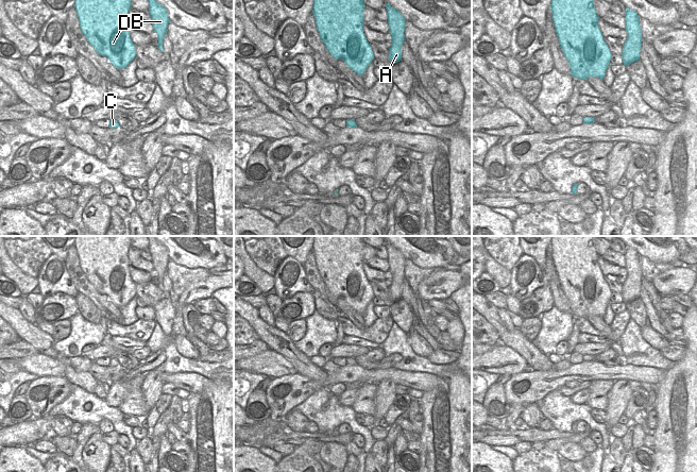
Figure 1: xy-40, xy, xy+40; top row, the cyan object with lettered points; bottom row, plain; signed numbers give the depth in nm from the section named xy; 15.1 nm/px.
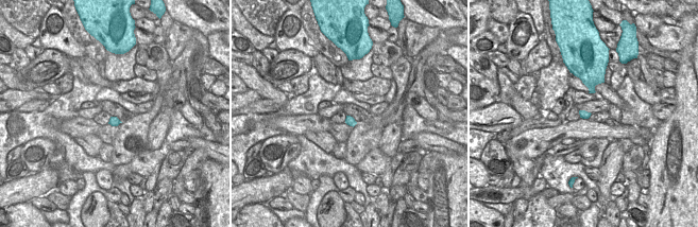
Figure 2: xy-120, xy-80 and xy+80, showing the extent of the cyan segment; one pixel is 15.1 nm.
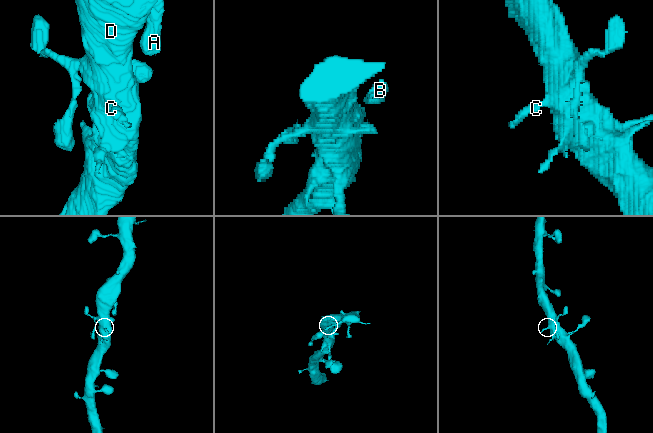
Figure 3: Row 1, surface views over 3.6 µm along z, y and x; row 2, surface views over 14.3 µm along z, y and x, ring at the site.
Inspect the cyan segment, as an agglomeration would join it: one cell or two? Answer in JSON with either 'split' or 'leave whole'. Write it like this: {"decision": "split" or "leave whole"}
{"decision": "leave whole"}

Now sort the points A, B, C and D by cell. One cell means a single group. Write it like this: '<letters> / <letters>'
A B C D

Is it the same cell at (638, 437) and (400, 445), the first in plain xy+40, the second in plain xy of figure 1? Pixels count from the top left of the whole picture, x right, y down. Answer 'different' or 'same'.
same

